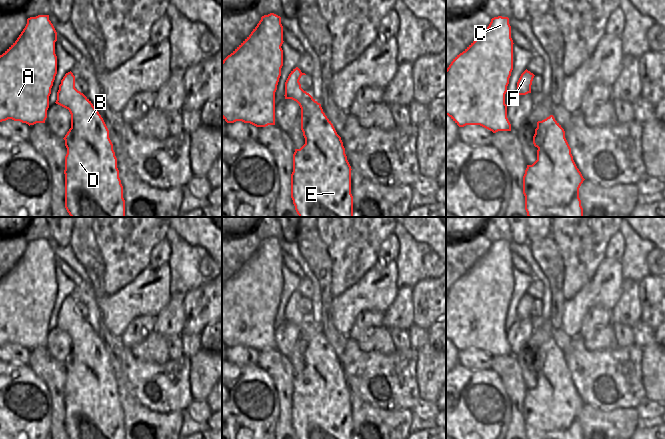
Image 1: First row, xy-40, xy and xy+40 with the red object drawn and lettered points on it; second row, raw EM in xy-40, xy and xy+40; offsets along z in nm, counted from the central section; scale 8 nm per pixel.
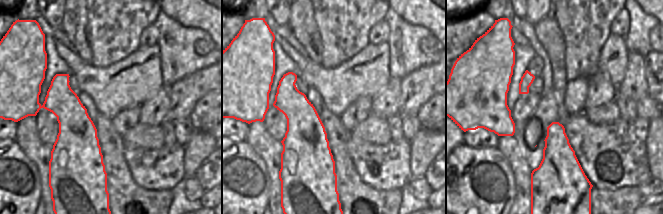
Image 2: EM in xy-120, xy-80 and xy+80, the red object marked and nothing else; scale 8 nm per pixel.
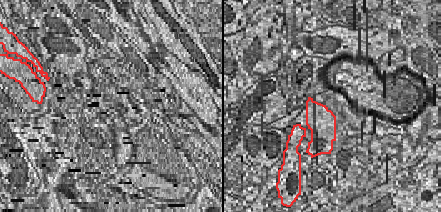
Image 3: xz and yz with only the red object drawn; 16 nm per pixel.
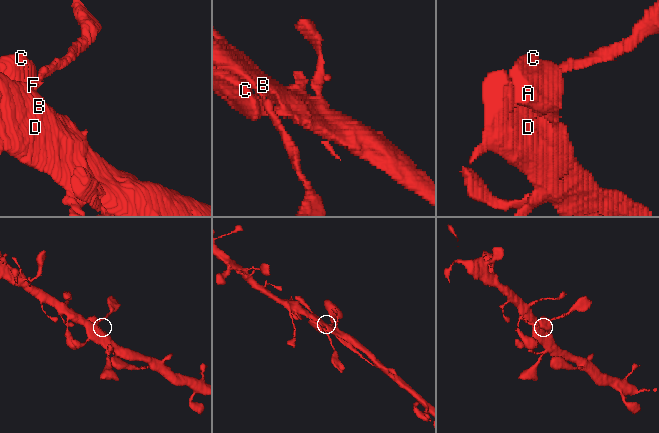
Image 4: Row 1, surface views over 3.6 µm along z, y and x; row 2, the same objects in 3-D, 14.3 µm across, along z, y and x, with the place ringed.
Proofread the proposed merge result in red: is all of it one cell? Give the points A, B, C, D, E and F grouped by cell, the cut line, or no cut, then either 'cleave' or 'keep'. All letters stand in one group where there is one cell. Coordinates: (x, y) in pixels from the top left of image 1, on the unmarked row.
A B C D E F; no cut; keep

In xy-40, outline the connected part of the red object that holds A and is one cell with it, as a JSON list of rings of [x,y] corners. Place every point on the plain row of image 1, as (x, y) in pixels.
[[[49,239],[27,243],[17,264],[0,279],[0,346],[12,343],[29,350],[45,347],[49,320],[57,298],[57,256]]]

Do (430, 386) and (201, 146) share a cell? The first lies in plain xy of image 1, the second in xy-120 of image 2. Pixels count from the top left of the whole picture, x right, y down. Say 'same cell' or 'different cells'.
same cell

